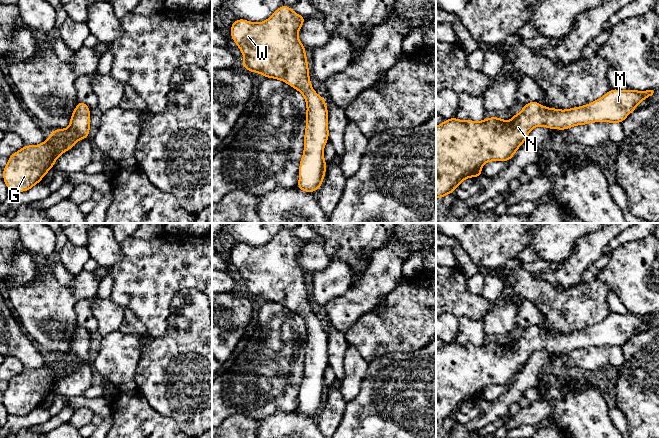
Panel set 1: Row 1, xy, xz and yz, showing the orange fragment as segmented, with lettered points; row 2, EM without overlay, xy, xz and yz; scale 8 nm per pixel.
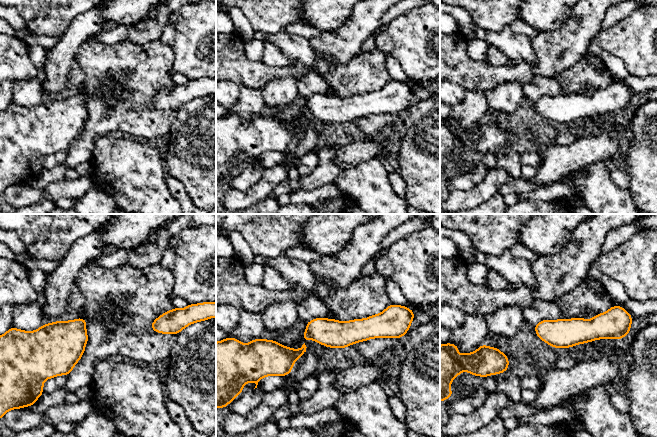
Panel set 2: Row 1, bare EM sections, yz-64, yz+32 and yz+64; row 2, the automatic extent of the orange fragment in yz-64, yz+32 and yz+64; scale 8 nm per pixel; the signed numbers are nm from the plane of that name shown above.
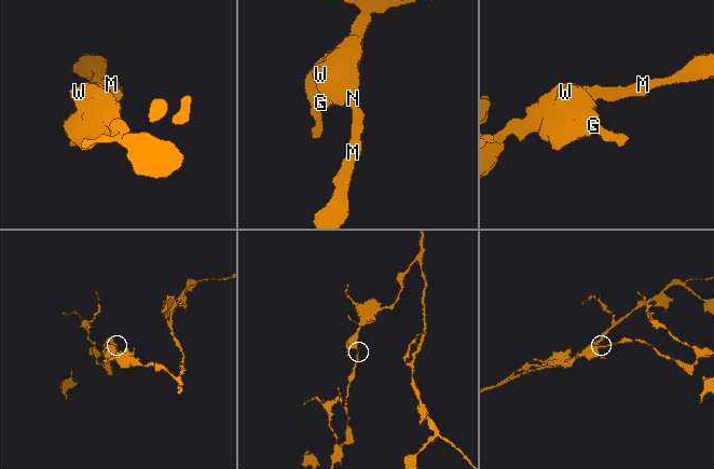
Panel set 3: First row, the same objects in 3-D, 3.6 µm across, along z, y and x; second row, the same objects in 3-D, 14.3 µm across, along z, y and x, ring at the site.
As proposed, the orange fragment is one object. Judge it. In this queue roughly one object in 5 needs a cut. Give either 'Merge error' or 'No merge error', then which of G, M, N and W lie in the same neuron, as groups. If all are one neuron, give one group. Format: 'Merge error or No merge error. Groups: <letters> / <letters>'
No merge error. Groups: G M N W

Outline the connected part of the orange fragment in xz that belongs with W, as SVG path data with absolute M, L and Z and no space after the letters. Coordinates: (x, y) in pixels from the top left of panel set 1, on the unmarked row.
M280 230L269 243L260 247L237 243L231 249L231 262L244 279L241 289L246 294L260 297L267 302L282 304L303 318L307 328L307 345L297 411L302 415L313 417L320 412L325 400L327 387L324 384L323 373L328 366L329 355L325 323L312 313L305 279L306 272L297 260L306 243L296 238L289 230Z

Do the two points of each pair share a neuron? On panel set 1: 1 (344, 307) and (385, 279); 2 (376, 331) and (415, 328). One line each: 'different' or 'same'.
1: same
2: same

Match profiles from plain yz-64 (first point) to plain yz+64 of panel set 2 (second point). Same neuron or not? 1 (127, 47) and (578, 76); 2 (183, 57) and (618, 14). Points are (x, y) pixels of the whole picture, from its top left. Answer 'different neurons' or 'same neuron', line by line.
1: same neuron
2: different neurons

